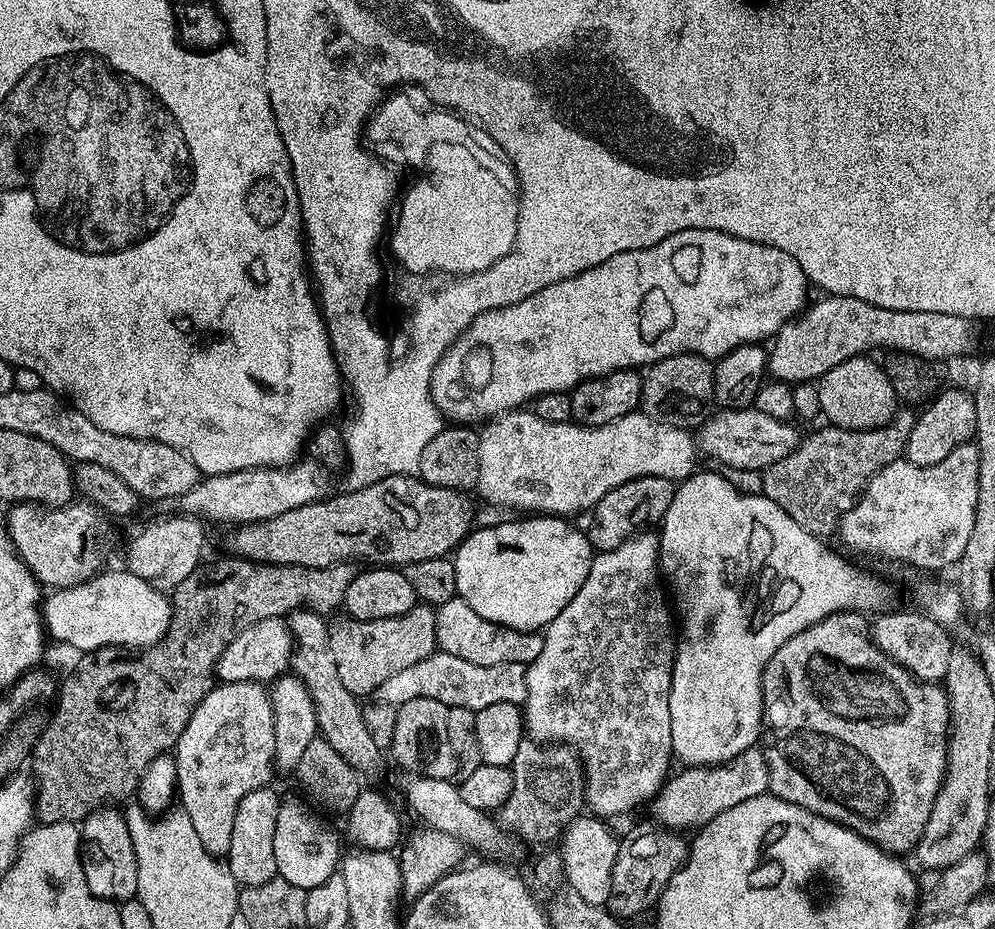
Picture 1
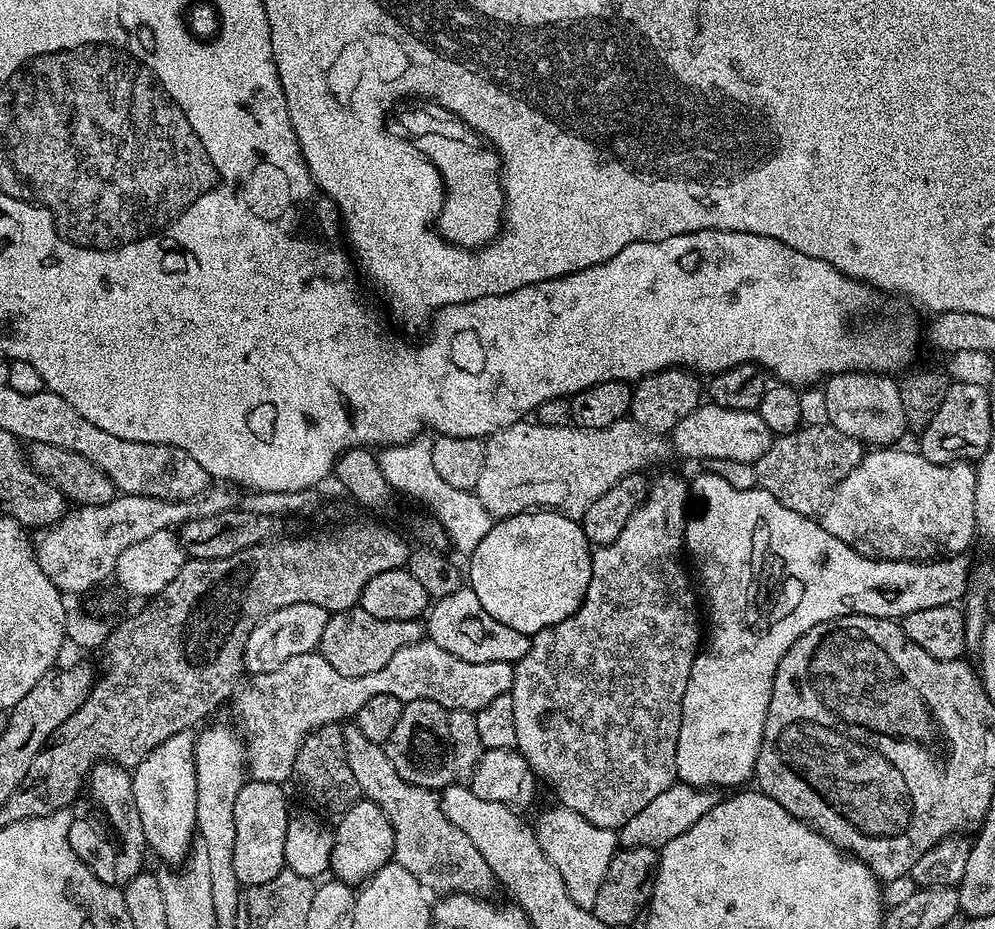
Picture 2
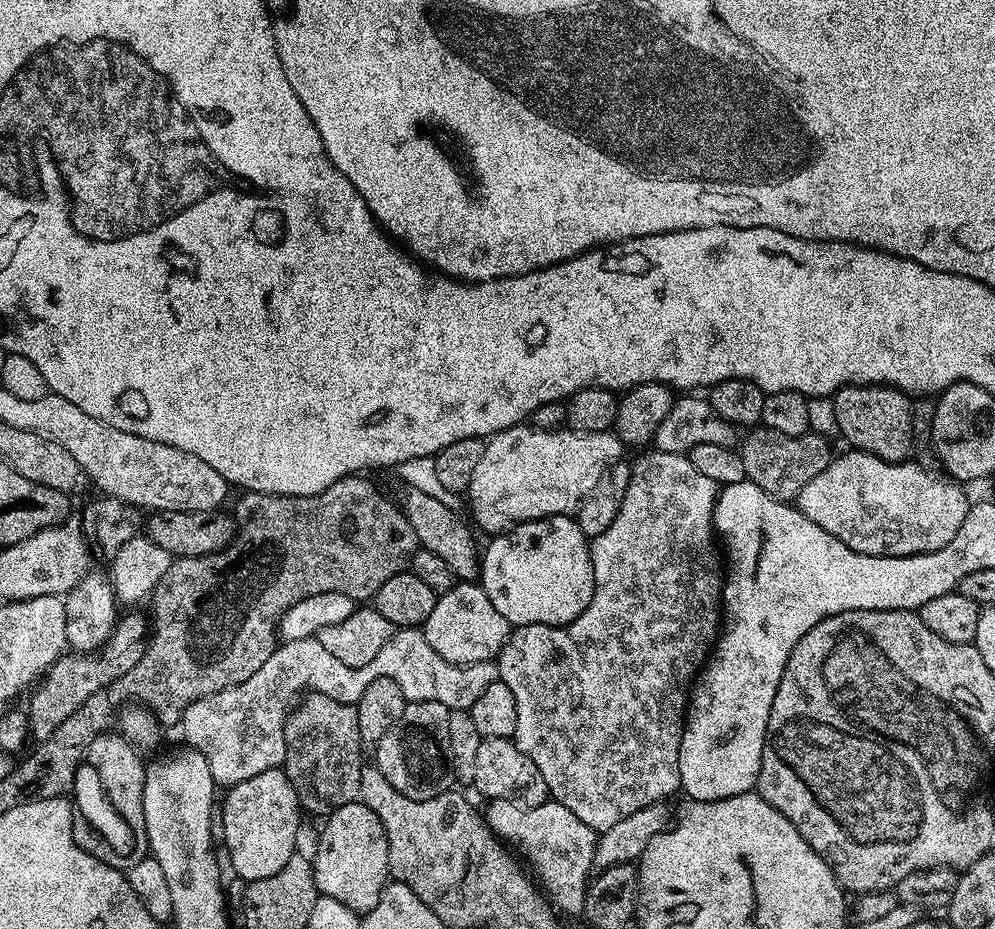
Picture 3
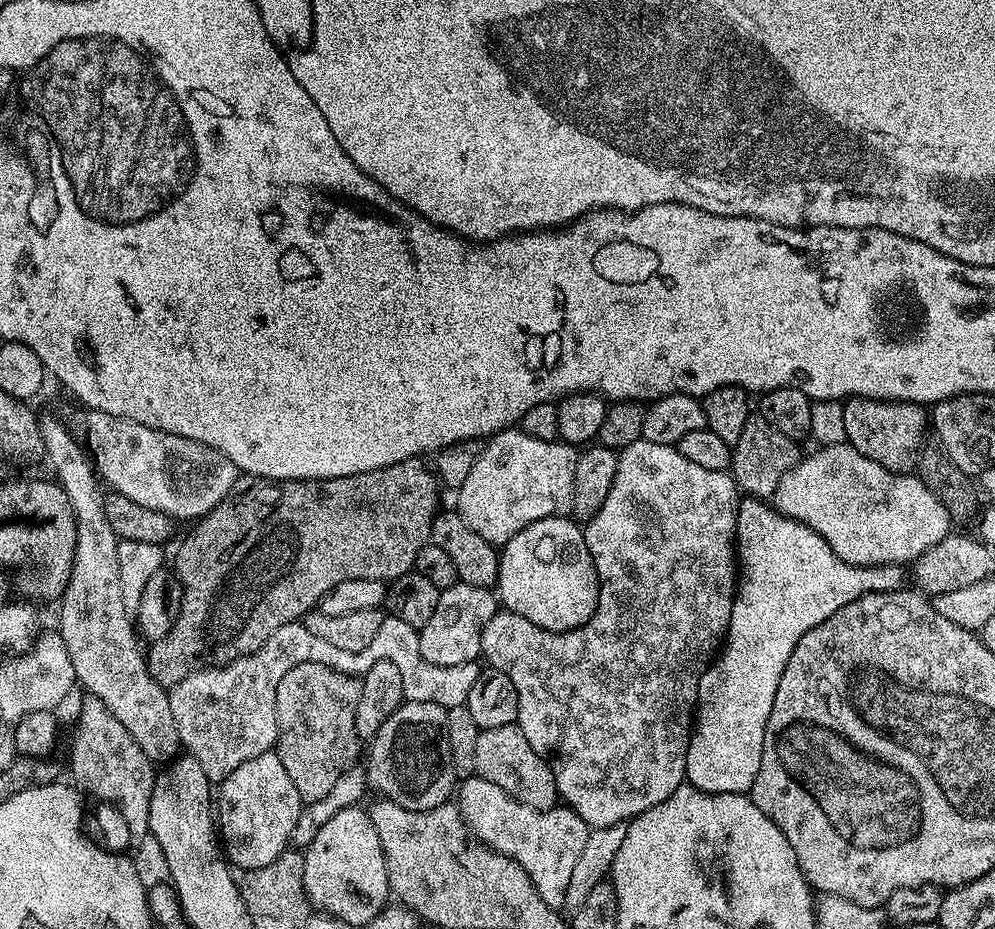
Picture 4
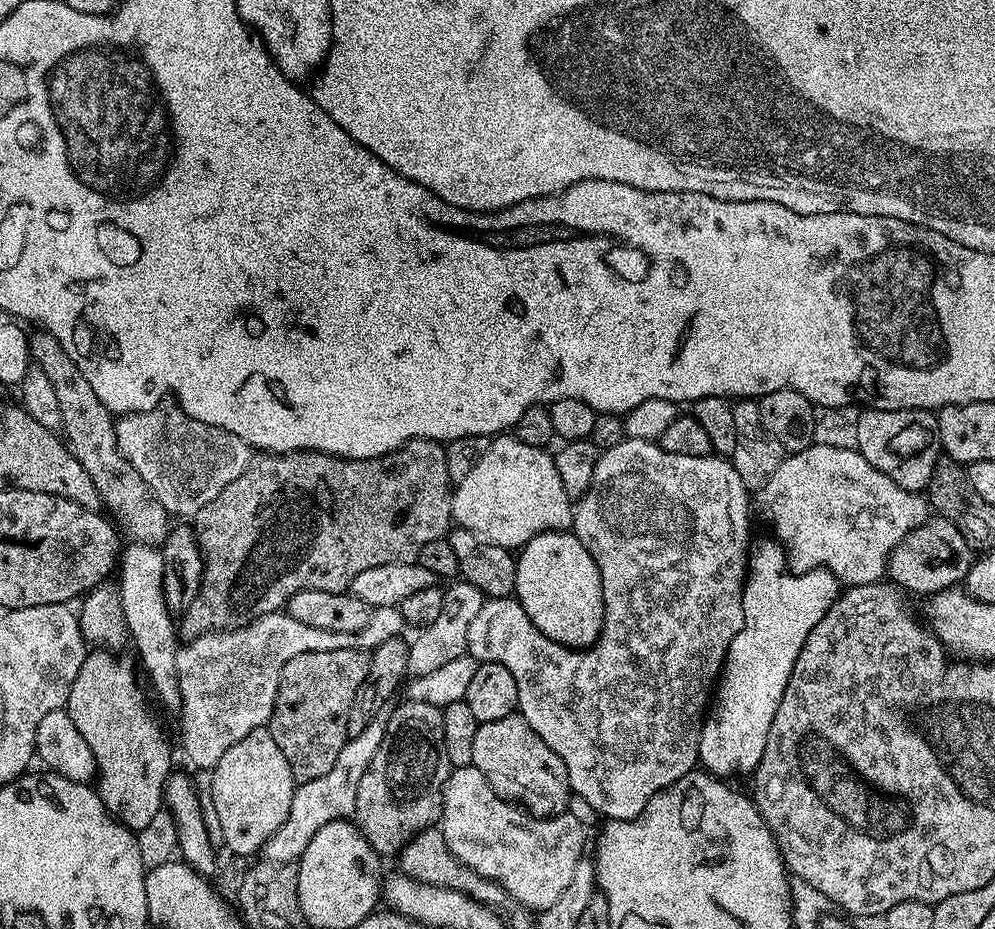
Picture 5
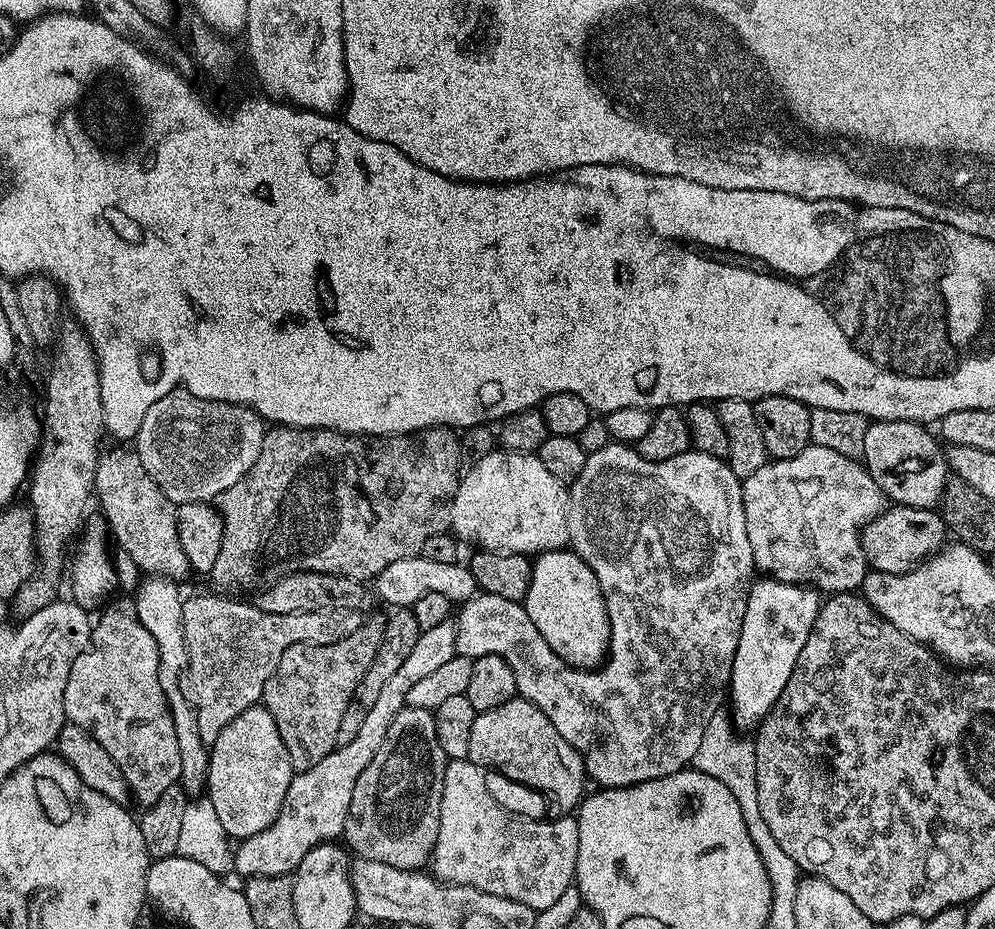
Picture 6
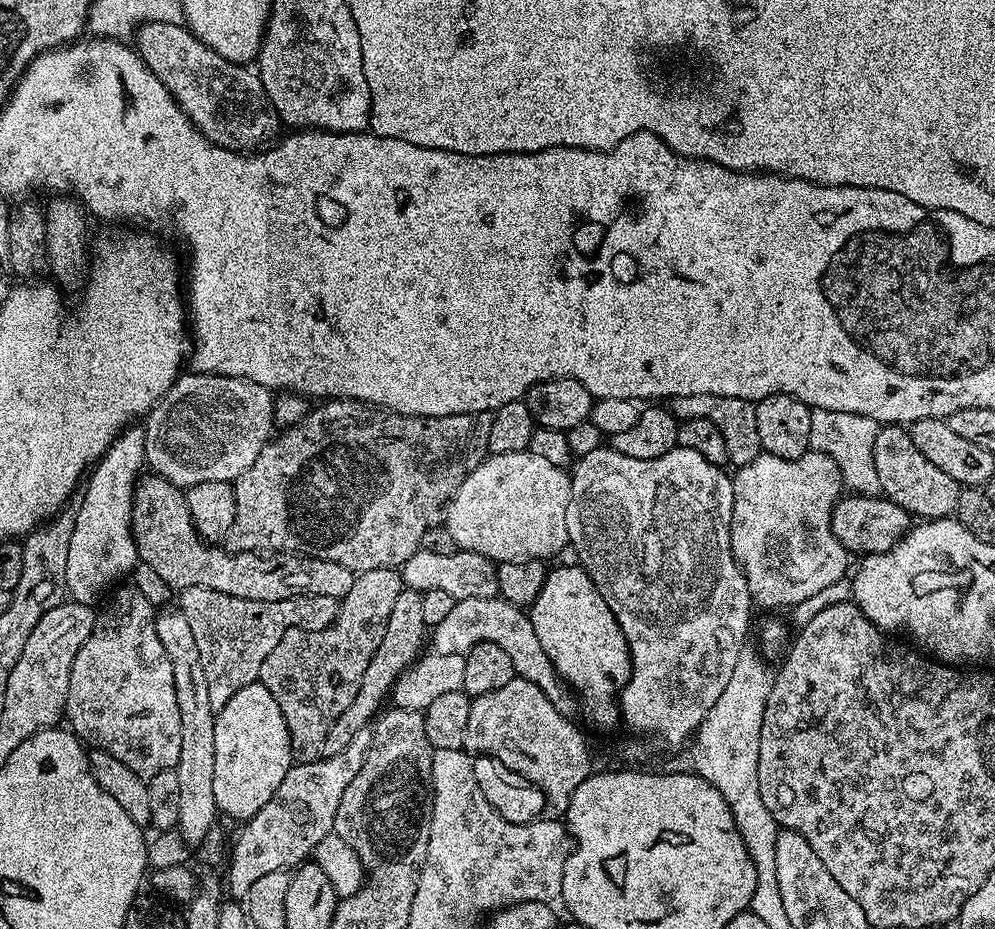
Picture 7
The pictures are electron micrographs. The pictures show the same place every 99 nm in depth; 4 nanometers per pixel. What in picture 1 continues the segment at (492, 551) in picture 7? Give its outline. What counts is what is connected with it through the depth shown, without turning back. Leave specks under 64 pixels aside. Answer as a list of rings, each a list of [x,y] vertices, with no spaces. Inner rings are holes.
[[[531,410],[501,412],[479,429],[478,482],[476,488],[487,503],[509,510],[521,508],[524,514],[547,514],[572,518],[575,512],[587,513],[610,490],[639,476],[657,476],[673,482],[687,480],[697,471],[698,440],[687,428],[666,426],[650,418],[642,410],[614,418],[602,426],[587,428],[569,422],[542,422]]]

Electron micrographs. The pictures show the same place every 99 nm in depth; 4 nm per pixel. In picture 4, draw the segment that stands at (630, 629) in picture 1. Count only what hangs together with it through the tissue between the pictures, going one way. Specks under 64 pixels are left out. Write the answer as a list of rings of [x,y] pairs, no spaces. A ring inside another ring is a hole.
[[[643,438],[635,440],[630,446],[619,449],[618,466],[614,482],[606,494],[606,502],[602,502],[598,514],[594,514],[584,528],[586,546],[600,575],[598,606],[590,622],[569,632],[547,632],[542,630],[542,626],[534,626],[534,622],[524,616],[500,610],[484,627],[483,659],[488,659],[487,663],[491,667],[502,670],[502,674],[506,674],[506,678],[510,678],[518,690],[518,727],[526,742],[530,742],[536,753],[547,760],[554,774],[559,799],[577,812],[588,823],[589,829],[631,822],[646,810],[658,806],[658,802],[666,802],[666,798],[670,798],[670,794],[674,794],[674,790],[685,783],[686,750],[692,736],[700,675],[713,663],[714,653],[721,647],[738,587],[738,553],[735,546],[737,503],[736,482],[728,472],[705,470],[695,462],[690,462],[690,458],[682,458],[679,447]]]

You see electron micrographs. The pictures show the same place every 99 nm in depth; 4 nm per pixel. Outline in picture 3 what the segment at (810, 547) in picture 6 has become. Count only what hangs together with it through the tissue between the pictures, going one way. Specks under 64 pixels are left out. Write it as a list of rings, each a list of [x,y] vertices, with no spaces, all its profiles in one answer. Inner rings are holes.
[[[847,451],[841,456],[839,453],[828,463],[826,470],[810,478],[796,496],[795,507],[806,514],[814,526],[822,526],[826,534],[834,534],[834,538],[850,550],[871,556],[917,556],[942,550],[942,546],[958,534],[958,526],[962,526],[968,513],[970,499],[957,481],[951,478],[939,480],[919,462],[891,464],[869,452]]]

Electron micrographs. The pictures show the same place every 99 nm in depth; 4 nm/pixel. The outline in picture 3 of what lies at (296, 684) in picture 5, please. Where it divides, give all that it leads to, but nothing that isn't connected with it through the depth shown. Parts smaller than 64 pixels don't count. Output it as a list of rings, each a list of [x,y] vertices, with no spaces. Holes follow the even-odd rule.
[[[305,695],[288,713],[288,720],[284,723],[284,741],[286,742],[286,758],[282,770],[290,778],[300,799],[301,809],[305,813],[317,812],[320,818],[324,818],[328,813],[342,806],[357,803],[360,794],[362,741],[358,734],[358,714],[353,705],[343,704],[329,696]]]

